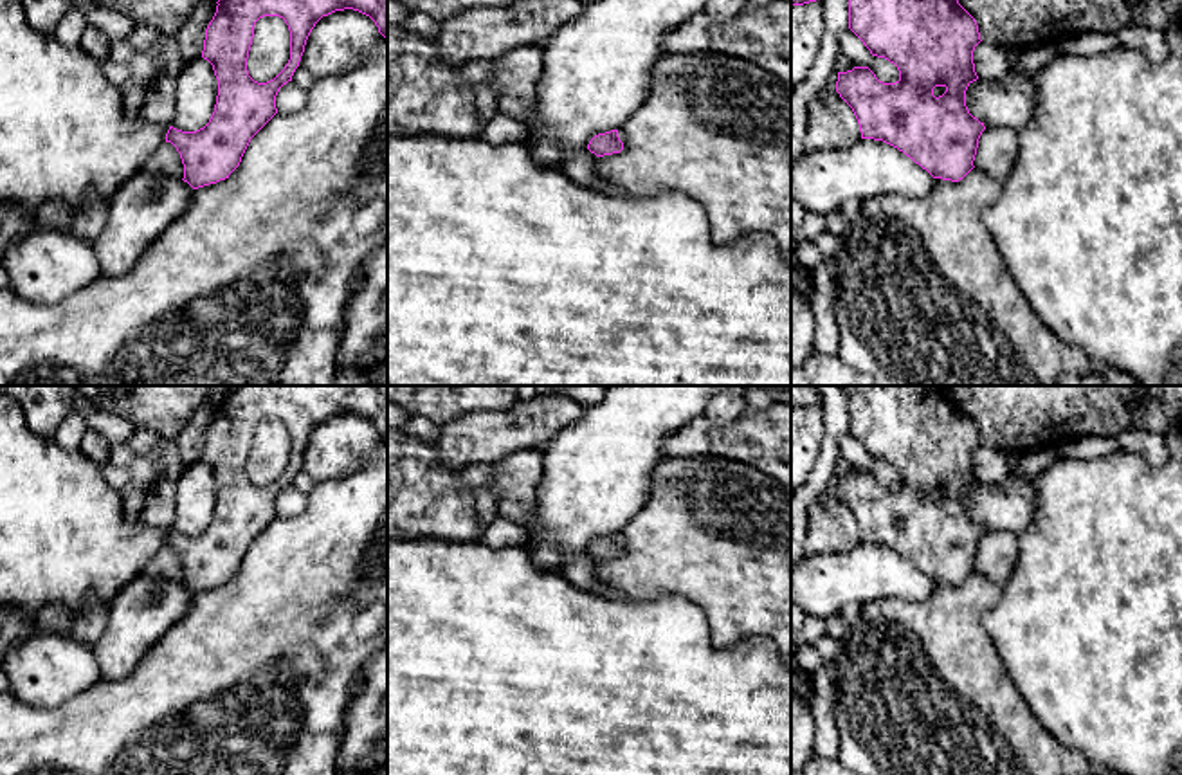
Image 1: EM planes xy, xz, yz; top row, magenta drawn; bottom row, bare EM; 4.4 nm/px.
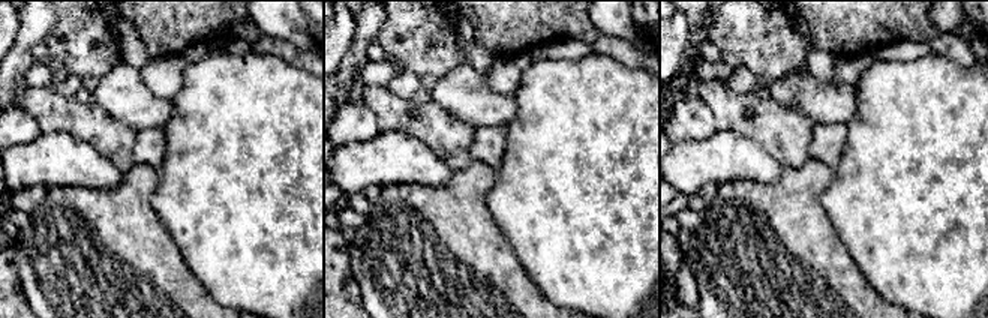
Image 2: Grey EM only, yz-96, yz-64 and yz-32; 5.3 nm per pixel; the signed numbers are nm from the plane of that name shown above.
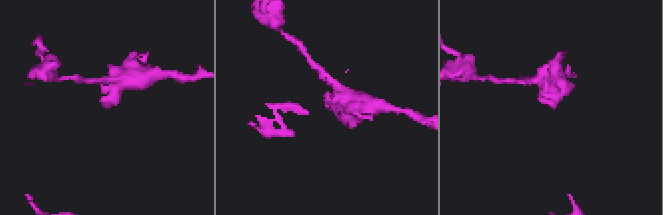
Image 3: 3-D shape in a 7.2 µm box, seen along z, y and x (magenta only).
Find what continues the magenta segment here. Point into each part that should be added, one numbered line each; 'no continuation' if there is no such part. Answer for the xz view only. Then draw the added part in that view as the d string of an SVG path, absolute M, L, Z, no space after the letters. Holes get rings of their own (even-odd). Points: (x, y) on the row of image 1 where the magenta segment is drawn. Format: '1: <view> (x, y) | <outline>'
no continuation

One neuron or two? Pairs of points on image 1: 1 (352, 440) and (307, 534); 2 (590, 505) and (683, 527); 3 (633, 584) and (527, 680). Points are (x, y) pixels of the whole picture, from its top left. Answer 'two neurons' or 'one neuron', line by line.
1: two neurons
2: two neurons
3: two neurons

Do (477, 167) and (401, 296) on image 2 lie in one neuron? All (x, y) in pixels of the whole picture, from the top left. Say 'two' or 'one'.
one

